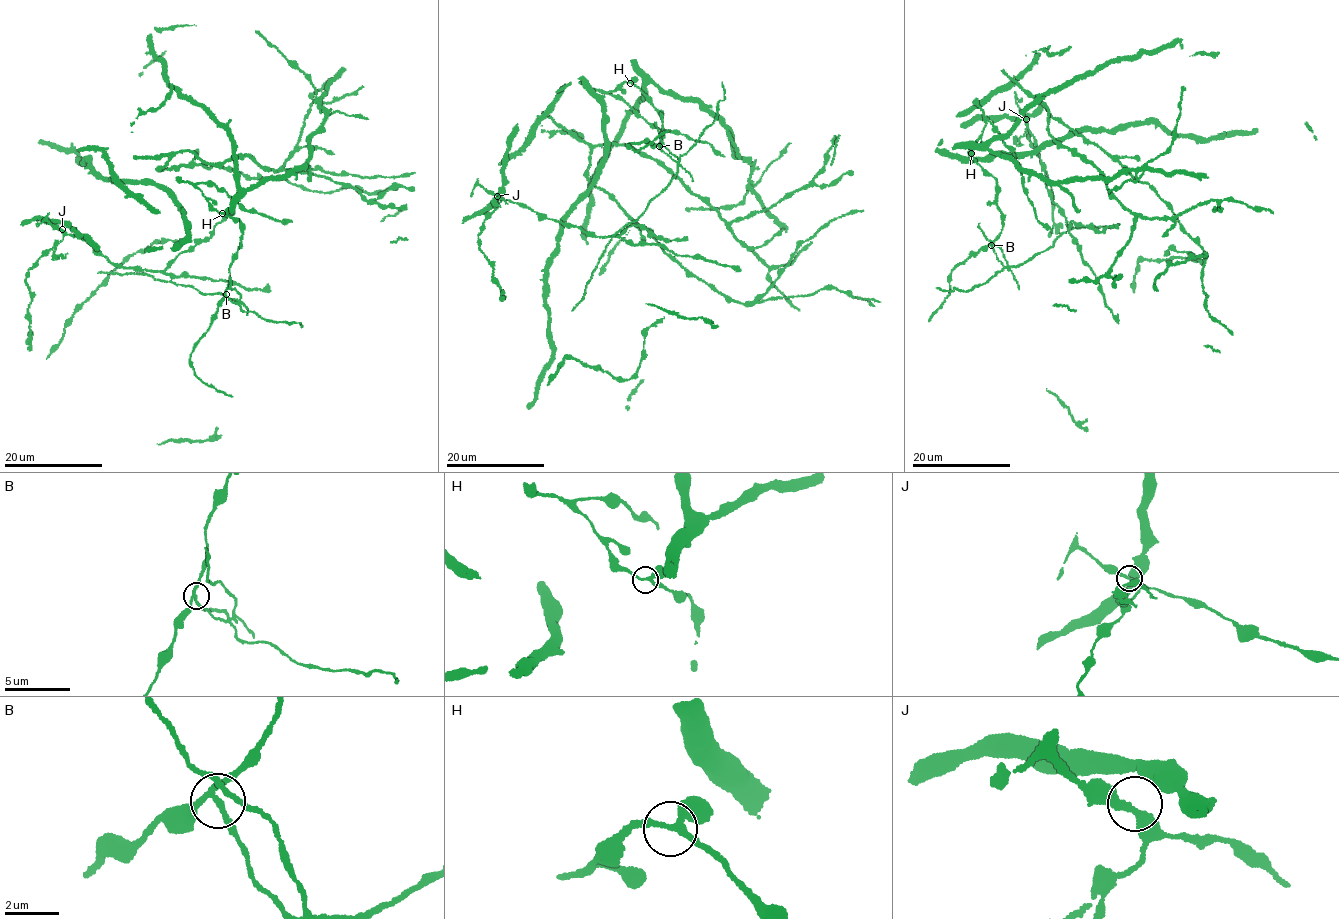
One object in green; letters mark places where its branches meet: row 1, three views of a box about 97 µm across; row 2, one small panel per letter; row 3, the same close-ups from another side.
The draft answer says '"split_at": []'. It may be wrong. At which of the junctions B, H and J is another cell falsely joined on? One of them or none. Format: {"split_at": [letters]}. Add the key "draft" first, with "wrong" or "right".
{"draft": "wrong", "split_at": ["B"]}

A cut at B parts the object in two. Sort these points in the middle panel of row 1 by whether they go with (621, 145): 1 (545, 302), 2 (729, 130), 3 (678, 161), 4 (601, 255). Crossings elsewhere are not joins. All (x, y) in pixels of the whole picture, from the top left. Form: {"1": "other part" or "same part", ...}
{"1": "same part", "2": "same part", "3": "other part", "4": "other part"}

